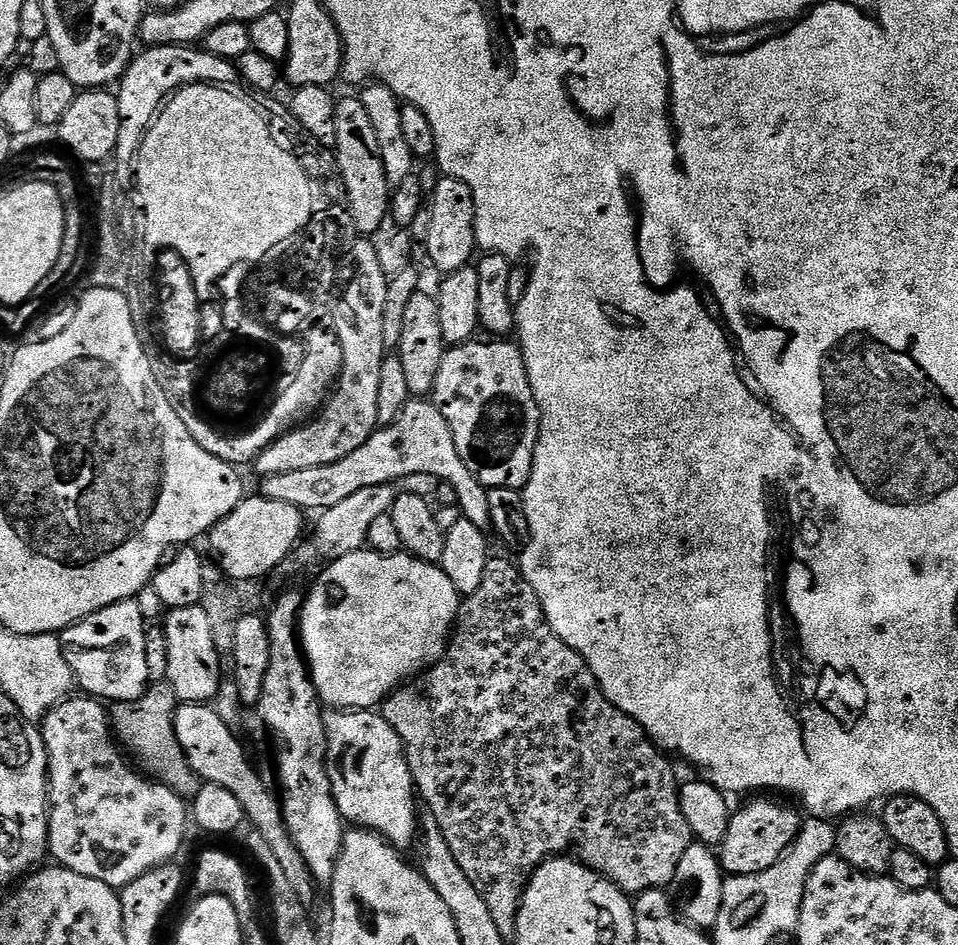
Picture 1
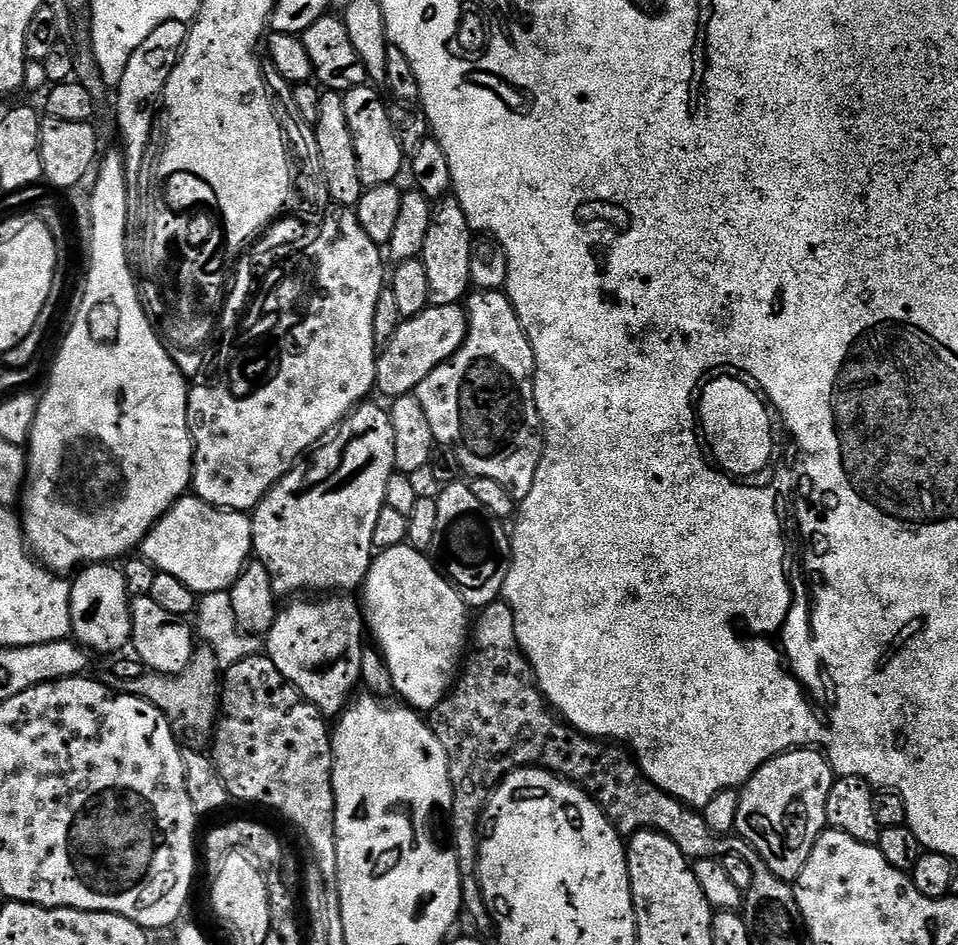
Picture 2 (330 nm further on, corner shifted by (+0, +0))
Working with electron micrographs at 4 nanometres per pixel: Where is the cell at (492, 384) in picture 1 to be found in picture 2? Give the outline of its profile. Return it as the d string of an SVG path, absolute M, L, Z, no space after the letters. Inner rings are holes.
M473 291L471 295L467 297L466 309L469 330L464 344L448 361L442 365L438 365L437 368L433 370L433 372L415 388L414 394L422 402L422 410L426 410L426 419L430 421L430 430L434 430L434 438L436 439L437 445L454 450L454 454L458 454L458 462L462 462L465 473L471 474L473 477L481 476L482 478L494 478L494 482L502 482L502 486L506 486L513 496L523 498L526 494L530 494L530 490L534 486L534 474L538 474L540 455L544 453L544 434L540 422L540 415L538 414L538 406L534 398L534 382L532 381L536 376L534 350L530 346L530 342L522 330L522 322L518 318L514 306L503 291Z

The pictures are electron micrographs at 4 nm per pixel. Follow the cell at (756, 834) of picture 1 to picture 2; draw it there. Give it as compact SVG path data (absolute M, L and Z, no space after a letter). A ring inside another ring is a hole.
M813 747L793 748L773 760L767 760L743 785L735 831L740 832L746 843L752 844L753 850L764 859L765 866L780 879L777 881L795 882L798 874L802 874L802 866L806 866L806 858L810 858L810 850L814 850L814 842L828 828L826 798L832 789L833 779L832 765L823 751Z

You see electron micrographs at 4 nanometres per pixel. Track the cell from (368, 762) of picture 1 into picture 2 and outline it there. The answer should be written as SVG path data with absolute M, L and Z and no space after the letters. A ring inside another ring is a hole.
M328 594L323 598L296 598L279 609L274 626L266 634L266 654L278 666L282 678L290 682L325 718L336 718L349 707L361 687L362 654L366 647L364 610L348 594Z

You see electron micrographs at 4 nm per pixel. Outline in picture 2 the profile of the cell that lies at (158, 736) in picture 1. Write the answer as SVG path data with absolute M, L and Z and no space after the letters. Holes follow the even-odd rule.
M197 647L190 666L177 676L145 674L142 678L116 680L114 687L117 692L124 692L128 696L140 696L158 710L162 710L162 714L171 722L177 737L189 749L204 750L211 745L216 730L222 687L222 669L212 648Z

